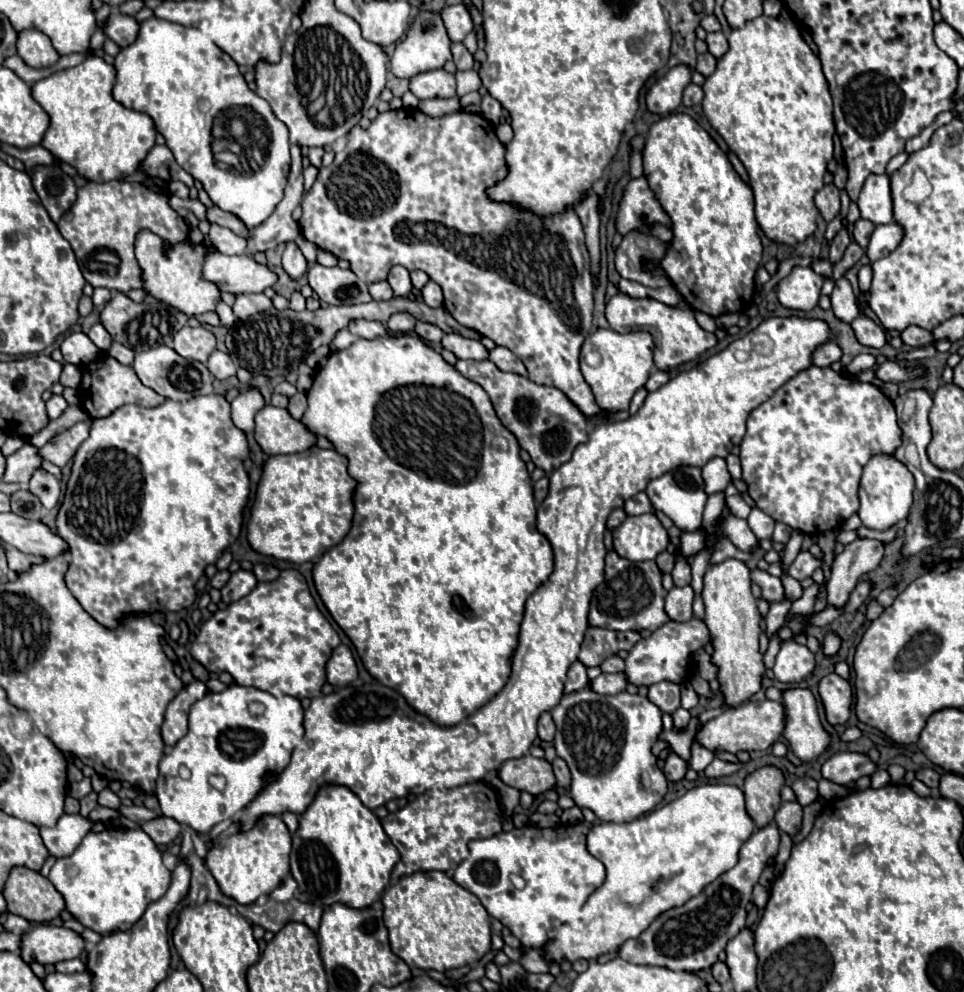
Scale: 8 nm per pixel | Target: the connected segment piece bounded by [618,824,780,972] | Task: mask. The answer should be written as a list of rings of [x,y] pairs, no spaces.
[[[768,824],[756,830],[744,842],[740,860],[734,868],[718,876],[686,904],[662,912],[638,938],[626,940],[618,948],[618,956],[634,964],[664,966],[682,972],[698,972],[710,968],[718,960],[718,954],[726,948],[728,940],[732,940],[746,926],[746,904],[752,898],[752,888],[758,882],[768,860],[776,856],[778,842],[780,830],[776,824]]]

